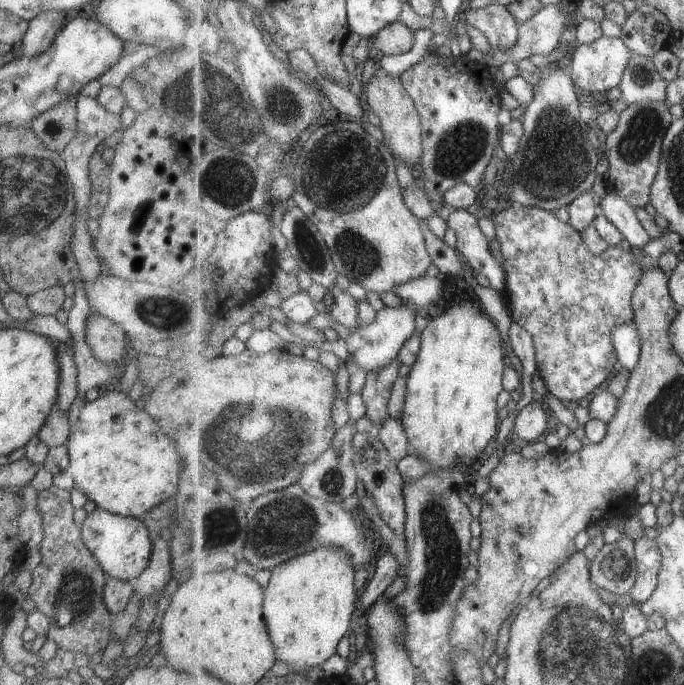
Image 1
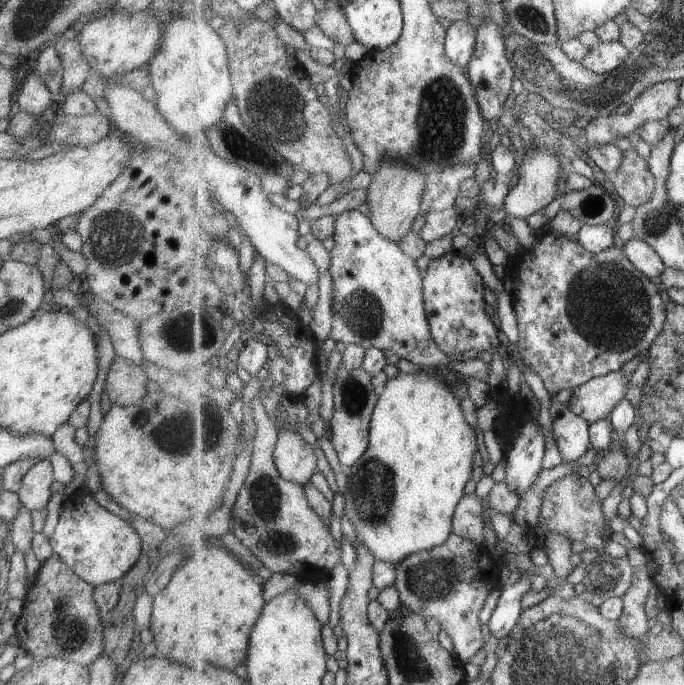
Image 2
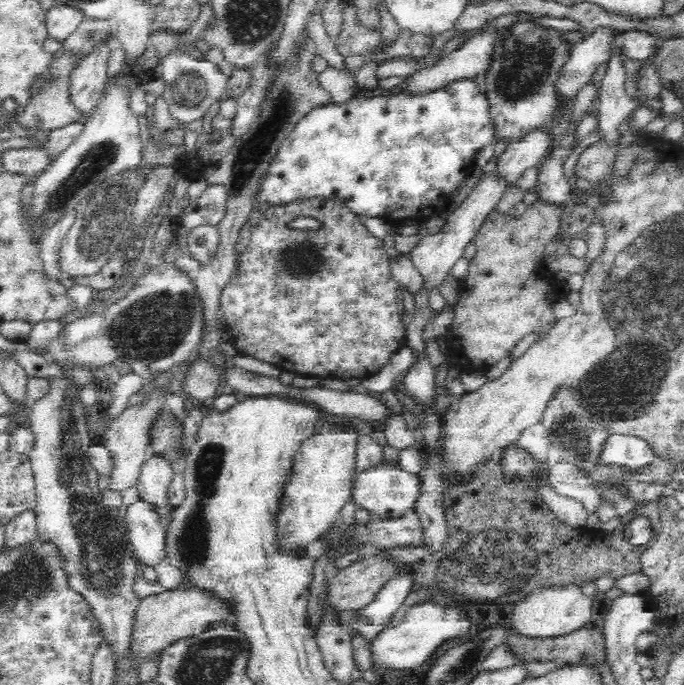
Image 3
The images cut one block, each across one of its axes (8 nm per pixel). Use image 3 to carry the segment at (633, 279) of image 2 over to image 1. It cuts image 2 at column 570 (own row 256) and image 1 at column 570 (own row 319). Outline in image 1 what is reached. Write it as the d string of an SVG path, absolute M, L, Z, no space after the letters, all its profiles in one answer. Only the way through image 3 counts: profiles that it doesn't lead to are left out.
M510 203L493 216L506 272L506 309L511 322L521 324L535 338L537 368L547 392L566 405L580 404L581 399L599 388L618 369L619 358L613 344L613 330L634 322L633 294L645 270L637 262L638 251L627 245L609 246L599 255L591 254L570 221L563 222L554 212Z

